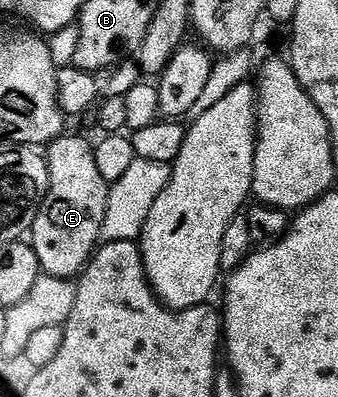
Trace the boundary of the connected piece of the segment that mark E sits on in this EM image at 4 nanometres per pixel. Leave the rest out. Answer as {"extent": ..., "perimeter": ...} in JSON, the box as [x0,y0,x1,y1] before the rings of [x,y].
{"extent":[32,135,108,280],"perimeter":[[[69,135],[55,139],[45,152],[50,188],[32,228],[32,246],[45,274],[73,280],[82,274],[82,268],[90,262],[102,239],[108,194],[105,190],[98,191],[100,180],[92,143]]]}

